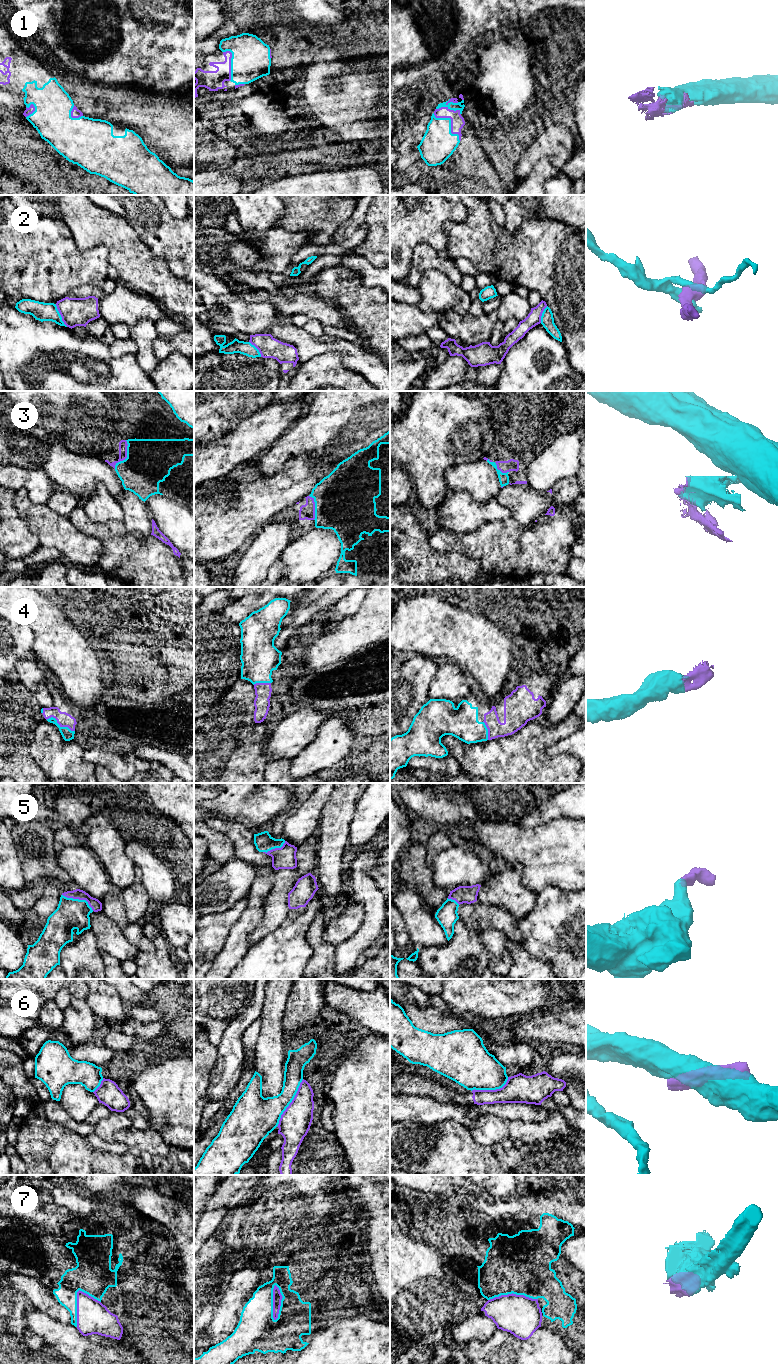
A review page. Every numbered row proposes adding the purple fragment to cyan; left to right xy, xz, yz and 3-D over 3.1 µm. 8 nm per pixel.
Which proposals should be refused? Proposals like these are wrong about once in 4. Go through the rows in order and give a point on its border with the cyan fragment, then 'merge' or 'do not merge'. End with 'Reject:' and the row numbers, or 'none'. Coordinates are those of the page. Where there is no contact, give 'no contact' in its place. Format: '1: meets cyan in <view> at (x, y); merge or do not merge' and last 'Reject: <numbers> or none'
1: meets cyan in yz at (449, 108); merge
2: meets cyan in xy at (60, 315); do not merge
3: meets cyan in xy at (127, 456); do not merge
4: meets cyan in xy at (59, 725); merge
5: meets cyan in xy at (78, 899); merge
6: meets cyan in xz at (290, 1102); do not merge
7: meets cyan in xz at (272, 1302); merge
Reject: 2, 3, 6

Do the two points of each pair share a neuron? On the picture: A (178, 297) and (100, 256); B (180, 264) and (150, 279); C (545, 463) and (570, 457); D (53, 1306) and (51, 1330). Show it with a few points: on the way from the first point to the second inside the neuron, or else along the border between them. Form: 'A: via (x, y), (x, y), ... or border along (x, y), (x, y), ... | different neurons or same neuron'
A: border along (84, 250), (103, 246), (107, 250), (109, 265) | different neurons
B: border along (152, 253), (161, 257), (169, 269), (183, 279) | different neurons
C: via (551, 463), (564, 457) | same neuron
D: border along (30, 1309), (42, 1311), (58, 1321), (70, 1323) | different neurons

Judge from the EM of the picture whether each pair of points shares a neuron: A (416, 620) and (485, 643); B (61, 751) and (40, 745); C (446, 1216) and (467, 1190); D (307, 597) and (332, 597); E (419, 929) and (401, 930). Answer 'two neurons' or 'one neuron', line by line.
A: one neuron
B: one neuron
C: two neurons
D: two neurons
E: two neurons

